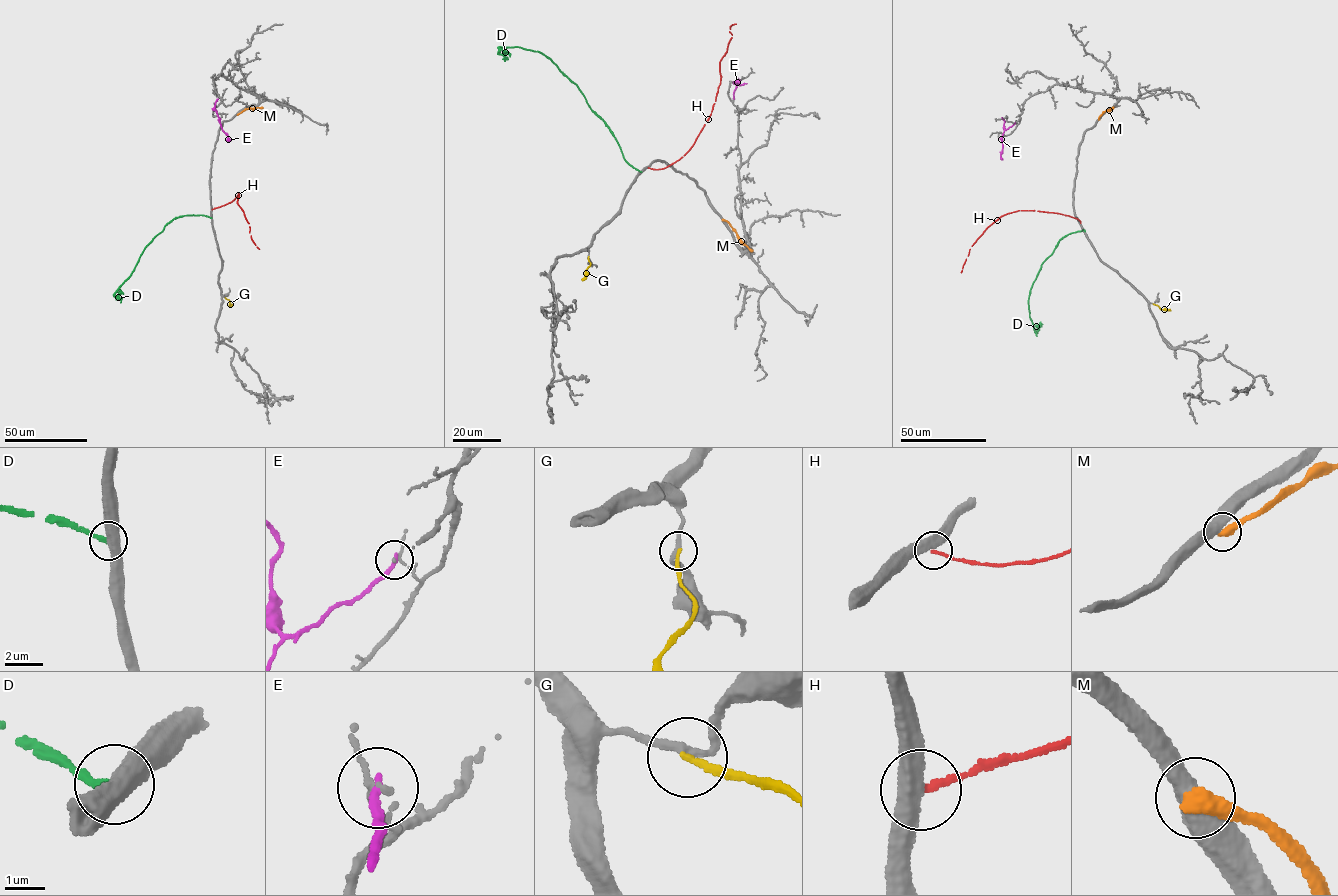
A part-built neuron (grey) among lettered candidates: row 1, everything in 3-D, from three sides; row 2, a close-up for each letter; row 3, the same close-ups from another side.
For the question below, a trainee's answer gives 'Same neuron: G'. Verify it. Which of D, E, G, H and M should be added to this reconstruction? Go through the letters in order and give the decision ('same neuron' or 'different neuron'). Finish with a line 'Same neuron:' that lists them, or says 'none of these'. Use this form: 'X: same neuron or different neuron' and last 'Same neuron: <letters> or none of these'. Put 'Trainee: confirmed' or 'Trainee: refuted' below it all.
D: different neuron
E: different neuron
G: same neuron
H: different neuron
M: different neuron
Same neuron: G
Trainee: confirmed

